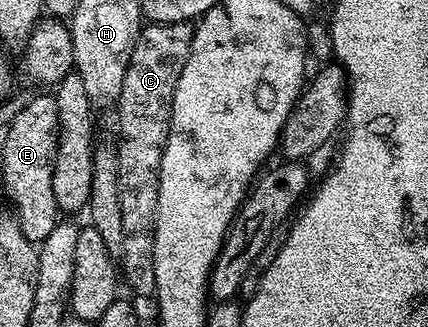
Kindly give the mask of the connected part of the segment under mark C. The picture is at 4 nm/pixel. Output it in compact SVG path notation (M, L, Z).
M153 23L140 26L125 69L125 81L117 100L119 107L119 151L114 152L119 166L121 222L125 228L125 249L121 260L121 279L139 295L155 294L155 218L159 208L161 157L171 132L171 106L189 49L194 26L185 23Z

